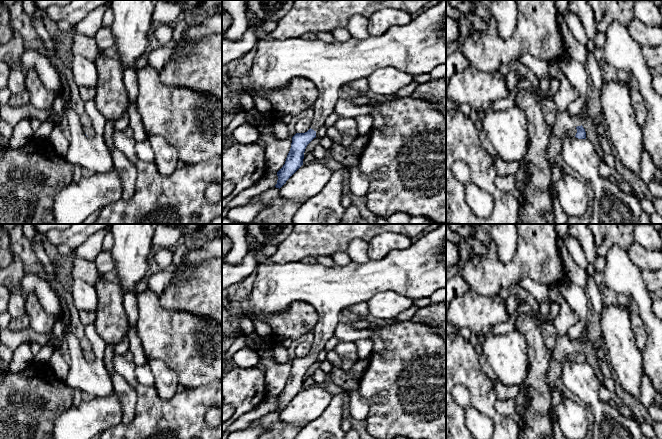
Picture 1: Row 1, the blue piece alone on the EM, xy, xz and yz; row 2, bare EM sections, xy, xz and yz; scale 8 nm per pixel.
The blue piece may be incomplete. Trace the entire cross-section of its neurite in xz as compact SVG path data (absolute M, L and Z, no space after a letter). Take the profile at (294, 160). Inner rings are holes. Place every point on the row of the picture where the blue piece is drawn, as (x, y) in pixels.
M446 0L427 9L405 25L395 25L381 36L369 36L364 39L350 38L346 42L326 43L319 39L305 40L288 38L277 40L271 33L263 32L260 27L263 20L255 17L247 8L249 27L258 27L255 45L256 55L250 71L245 78L246 91L262 94L286 86L290 80L303 78L310 80L318 89L311 128L305 133L296 133L292 137L290 151L285 164L277 172L276 188L286 181L303 165L307 145L316 138L316 131L334 112L339 91L343 85L355 80L367 79L376 69L393 67L410 75L430 74L441 64L446 64Z

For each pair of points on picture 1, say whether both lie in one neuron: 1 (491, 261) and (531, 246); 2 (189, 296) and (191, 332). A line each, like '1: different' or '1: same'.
1: same
2: different

